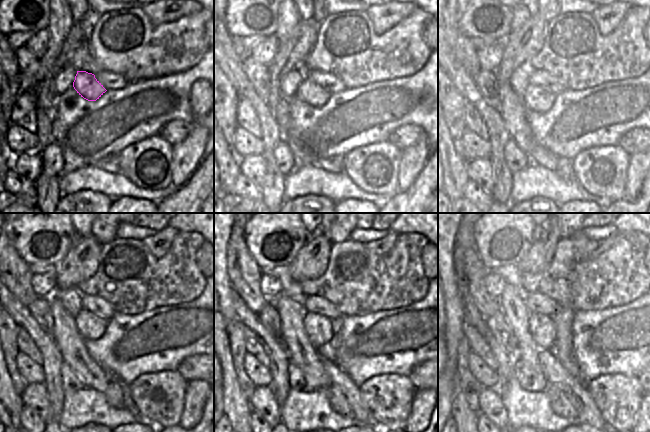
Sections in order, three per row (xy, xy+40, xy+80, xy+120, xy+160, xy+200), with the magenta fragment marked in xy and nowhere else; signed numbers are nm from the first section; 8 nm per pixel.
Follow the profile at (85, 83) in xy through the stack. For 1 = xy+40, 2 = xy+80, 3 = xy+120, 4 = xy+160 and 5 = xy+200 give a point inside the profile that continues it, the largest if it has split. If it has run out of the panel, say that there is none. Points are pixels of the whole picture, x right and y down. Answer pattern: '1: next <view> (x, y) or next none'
1: next xy+40 (312, 94)
2: next xy+80 (535, 98)
3: next xy+120 (91, 326)
4: next xy+160 (319, 329)
5: next xy+200 (541, 327)

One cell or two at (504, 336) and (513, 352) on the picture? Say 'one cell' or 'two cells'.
one cell

